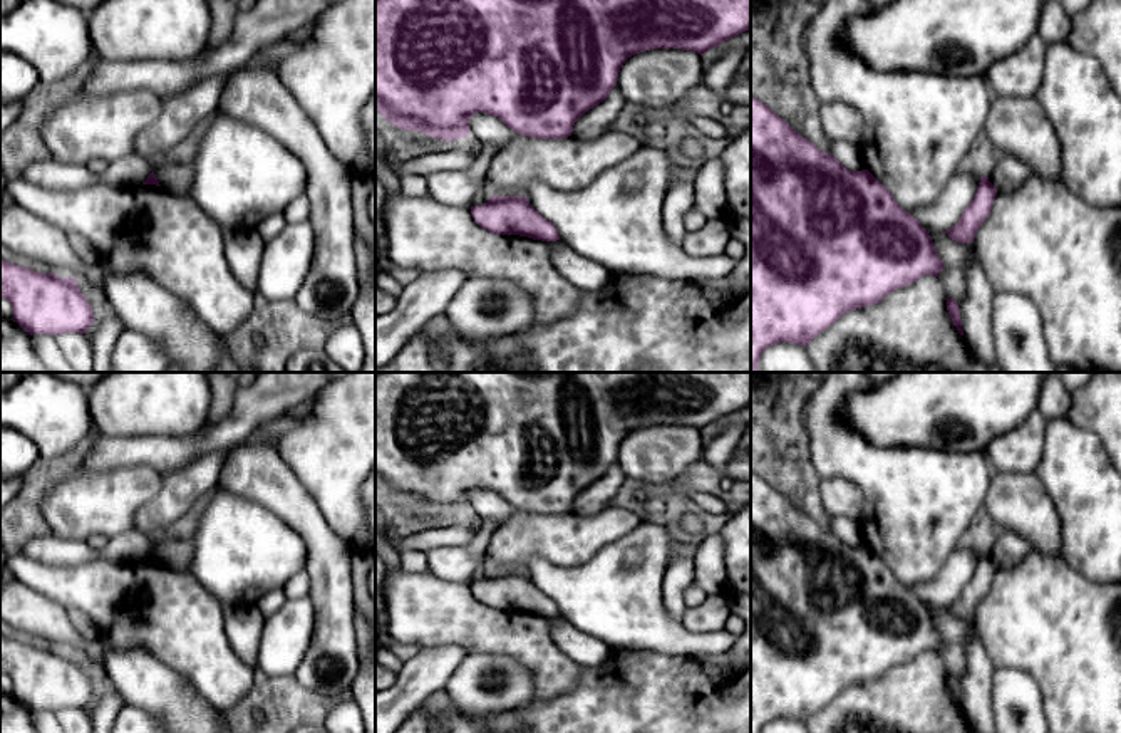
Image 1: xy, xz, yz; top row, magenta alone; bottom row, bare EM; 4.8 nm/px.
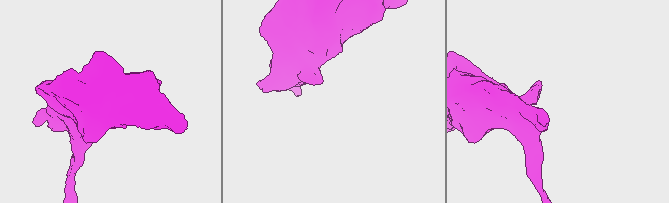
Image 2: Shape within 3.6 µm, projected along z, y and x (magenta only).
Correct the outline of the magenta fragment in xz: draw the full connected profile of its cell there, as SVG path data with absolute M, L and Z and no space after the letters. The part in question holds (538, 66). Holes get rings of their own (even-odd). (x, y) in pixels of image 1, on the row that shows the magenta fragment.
M375 0L375 101L377 112L404 131L419 131L441 141L469 136L469 121L484 112L501 119L516 134L538 139L561 139L575 122L603 102L617 86L625 60L653 49L682 49L704 55L709 49L751 29L751 0Z

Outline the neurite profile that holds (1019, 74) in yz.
M1036 34L1017 52L994 62L984 75L994 96L1034 97L1044 75L1046 47Z

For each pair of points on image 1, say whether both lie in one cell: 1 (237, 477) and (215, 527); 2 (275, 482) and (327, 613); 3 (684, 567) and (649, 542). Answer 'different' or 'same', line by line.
1: different
2: same
3: different

